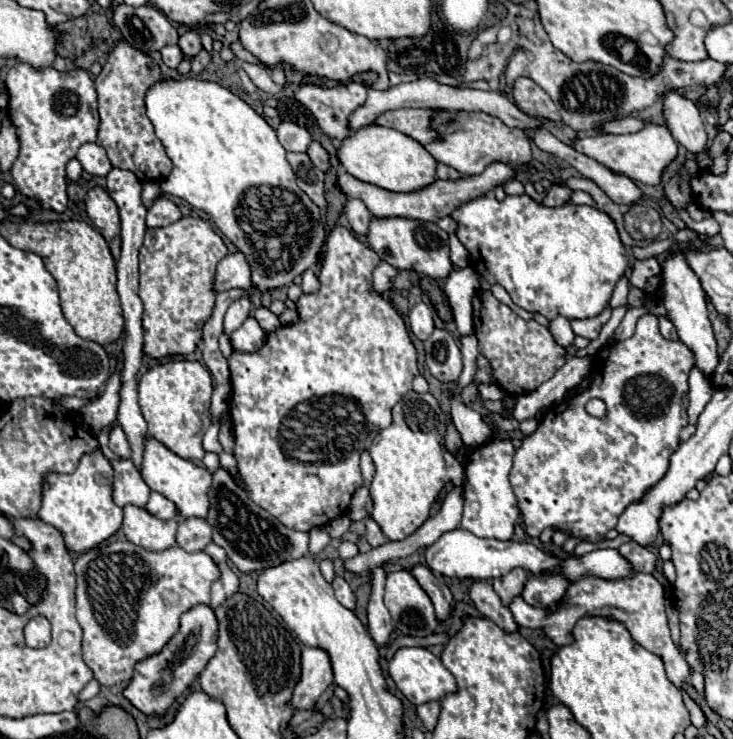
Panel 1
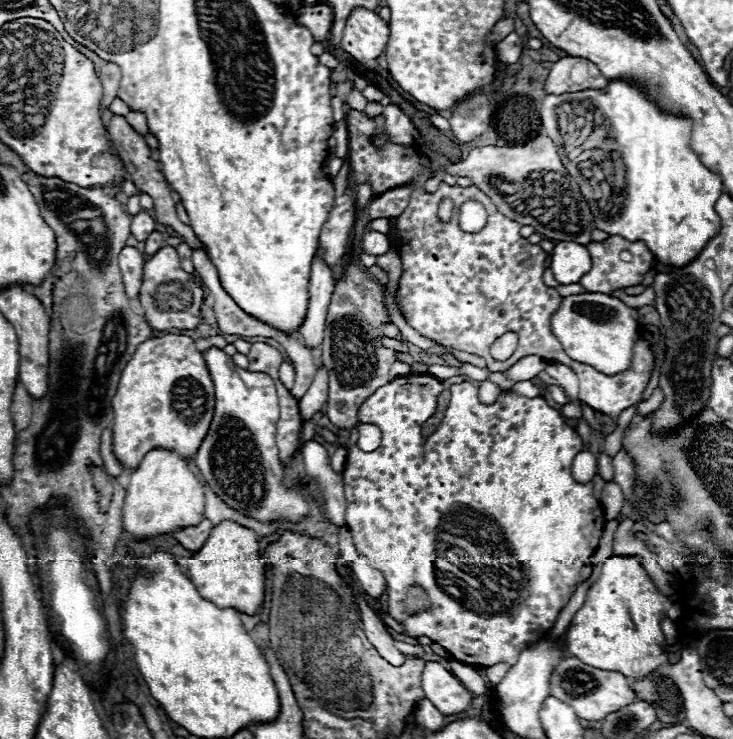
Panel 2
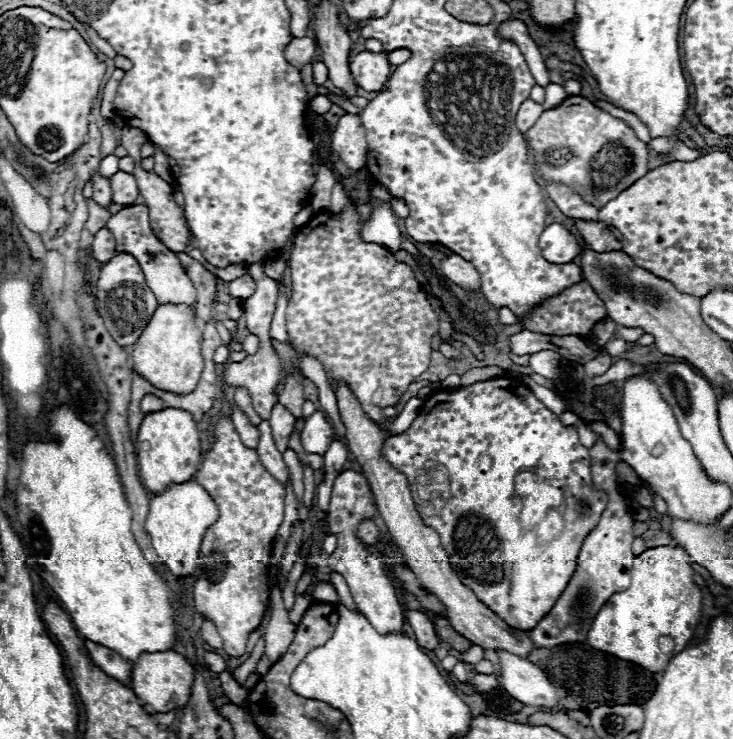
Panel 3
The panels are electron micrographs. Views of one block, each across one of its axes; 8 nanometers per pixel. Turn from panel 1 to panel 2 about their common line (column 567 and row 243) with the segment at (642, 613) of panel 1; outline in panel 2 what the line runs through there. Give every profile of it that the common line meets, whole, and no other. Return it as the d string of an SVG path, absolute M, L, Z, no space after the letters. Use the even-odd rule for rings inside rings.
M610 236L604 242L590 242L588 252L592 256L592 270L580 278L580 284L588 292L610 294L612 290L618 290L618 288L642 284L644 274L652 266L652 254L644 242L630 242L620 236ZM626 256L630 256L630 258L626 258Z

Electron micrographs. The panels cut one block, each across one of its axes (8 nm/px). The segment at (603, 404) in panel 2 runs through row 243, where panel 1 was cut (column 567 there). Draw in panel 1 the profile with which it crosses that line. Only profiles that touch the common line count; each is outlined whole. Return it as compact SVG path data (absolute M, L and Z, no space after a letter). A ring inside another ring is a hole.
M654 314L640 316L634 336L604 346L596 354L596 362L598 368L592 372L590 386L548 410L536 432L526 436L522 446L516 450L510 484L518 496L520 512L524 514L526 534L532 538L540 536L542 530L556 526L560 530L570 530L572 536L580 536L588 542L602 540L606 532L616 526L620 514L630 504L640 502L646 492L662 480L670 456L680 444L678 434L688 424L688 374L694 366L694 354L680 340L664 340ZM592 398L606 402L606 418L592 418L586 412L584 406Z

